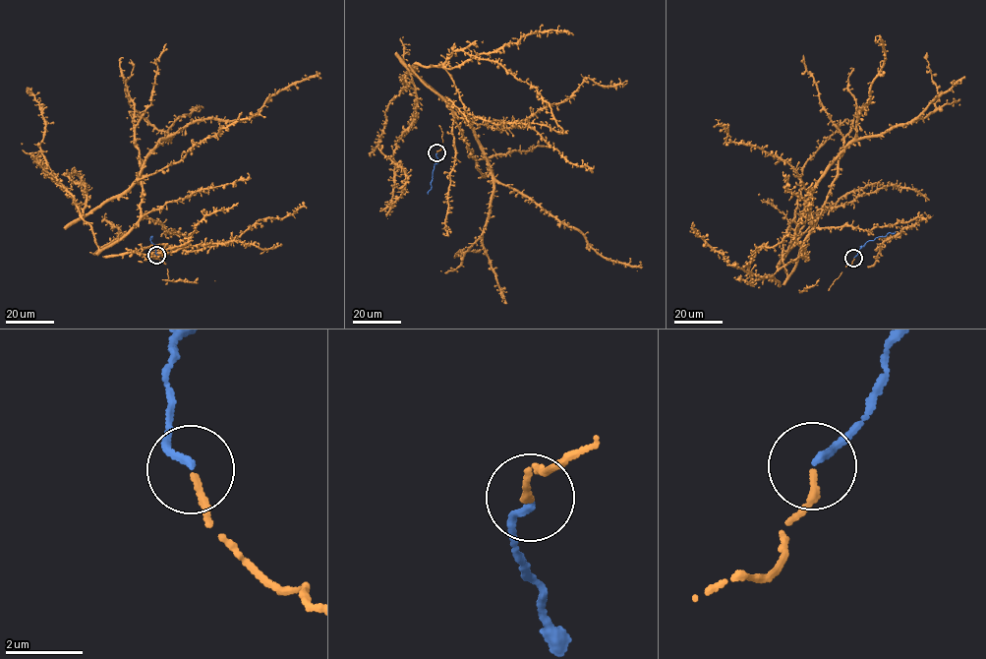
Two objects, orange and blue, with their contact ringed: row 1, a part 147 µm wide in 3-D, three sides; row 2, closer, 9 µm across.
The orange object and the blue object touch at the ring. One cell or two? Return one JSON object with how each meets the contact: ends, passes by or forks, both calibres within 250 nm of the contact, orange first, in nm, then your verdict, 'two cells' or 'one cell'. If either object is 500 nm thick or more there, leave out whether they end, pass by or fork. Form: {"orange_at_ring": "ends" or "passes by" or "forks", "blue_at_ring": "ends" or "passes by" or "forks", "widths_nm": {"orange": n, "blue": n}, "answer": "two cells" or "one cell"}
{"orange_at_ring": "ends", "blue_at_ring": "ends", "widths_nm": {"orange": 170, "blue": 180}, "answer": "one cell"}

